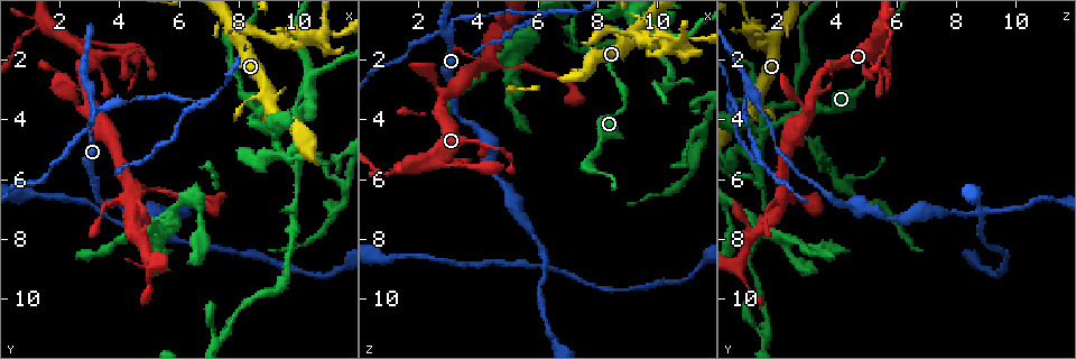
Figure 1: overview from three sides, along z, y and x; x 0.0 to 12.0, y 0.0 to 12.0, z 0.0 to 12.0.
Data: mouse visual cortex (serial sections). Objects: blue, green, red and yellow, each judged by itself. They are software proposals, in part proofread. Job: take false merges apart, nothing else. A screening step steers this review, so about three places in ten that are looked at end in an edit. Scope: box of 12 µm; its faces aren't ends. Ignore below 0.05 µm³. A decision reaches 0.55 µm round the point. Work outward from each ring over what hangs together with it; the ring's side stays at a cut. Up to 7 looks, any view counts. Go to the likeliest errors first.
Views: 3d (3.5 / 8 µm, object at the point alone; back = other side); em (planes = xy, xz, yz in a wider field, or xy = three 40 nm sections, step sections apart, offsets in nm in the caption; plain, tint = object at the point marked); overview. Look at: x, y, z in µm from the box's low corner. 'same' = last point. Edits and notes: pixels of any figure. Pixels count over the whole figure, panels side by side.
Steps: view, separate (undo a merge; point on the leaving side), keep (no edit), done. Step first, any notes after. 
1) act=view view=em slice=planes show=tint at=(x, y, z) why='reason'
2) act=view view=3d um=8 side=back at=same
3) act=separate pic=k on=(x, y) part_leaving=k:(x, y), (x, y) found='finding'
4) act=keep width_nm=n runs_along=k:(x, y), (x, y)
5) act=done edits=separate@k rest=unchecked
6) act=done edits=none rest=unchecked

act=view view=3d um=3.5 side=back at=(4.4, 6.4, 2.2) why='small branch off a trunk'

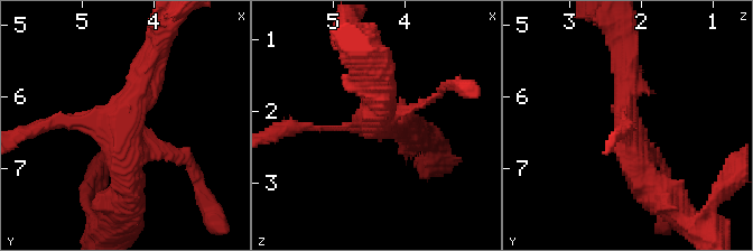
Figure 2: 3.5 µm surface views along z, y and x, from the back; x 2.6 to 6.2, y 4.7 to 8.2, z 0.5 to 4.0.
act=view view=em slice=xy step=3 show=tint at=same

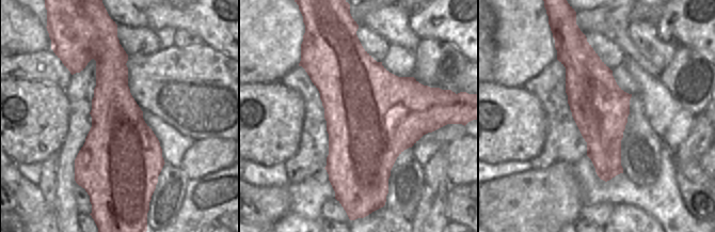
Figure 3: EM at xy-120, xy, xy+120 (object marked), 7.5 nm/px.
act=keep runs_along=2:(629, 61), (625, 139), (657, 194) found='all the same cell'

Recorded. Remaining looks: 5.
act=view view=3d um=3.5 at=(3.0, 3.1, 1.1) why='two arms in line, one across'

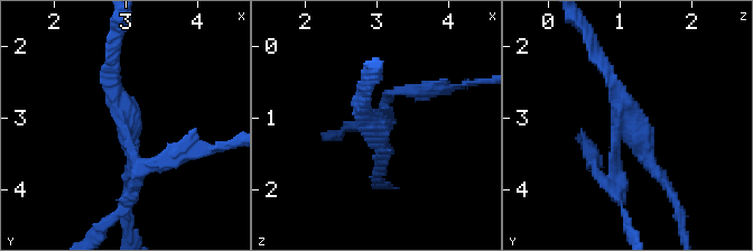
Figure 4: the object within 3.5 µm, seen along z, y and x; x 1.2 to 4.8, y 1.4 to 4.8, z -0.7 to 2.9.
act=view view=em slice=xy step=2 show=tint at=(3.05, 3.20, 1.15) arms=3 arm_widths_nm=150,150,250

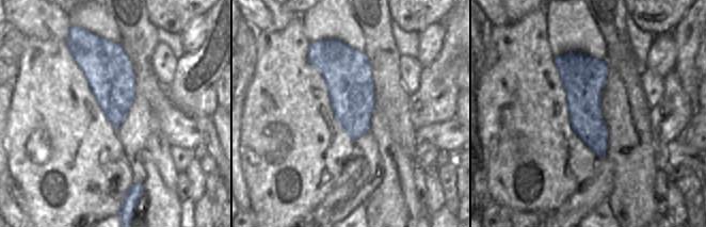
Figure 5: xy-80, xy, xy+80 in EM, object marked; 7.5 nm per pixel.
act=view view=em slice=xy step=5 show=tint at=same why='cut it another way'

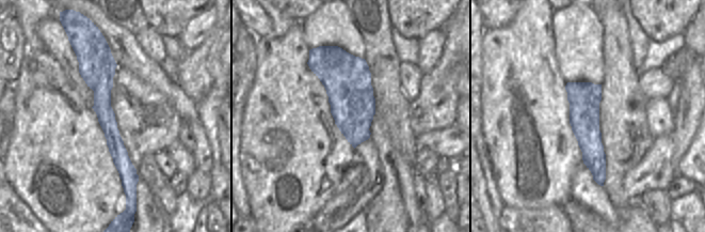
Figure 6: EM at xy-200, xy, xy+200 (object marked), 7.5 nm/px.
act=separate pic=4 on=(384, 100) border=6:(107, 71), (94, 91) found='a second cell is stuck on'

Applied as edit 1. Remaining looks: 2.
act=view view=em slice=xy step=3 show=tint at=(7.9, 1.3, 1.8) why='sharp bend'

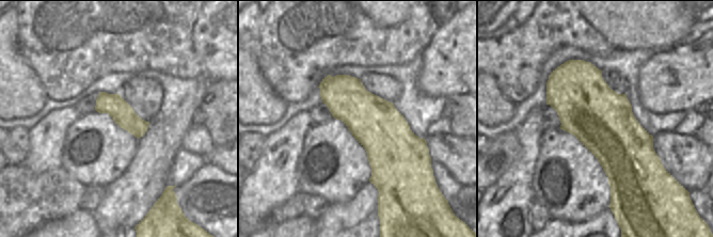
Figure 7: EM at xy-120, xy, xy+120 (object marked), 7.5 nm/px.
act=view view=3d um=3.5 at=same

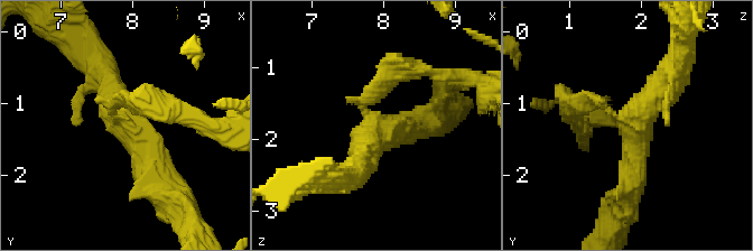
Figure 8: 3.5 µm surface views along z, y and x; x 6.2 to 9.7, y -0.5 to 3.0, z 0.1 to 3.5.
act=separate pic=8 on=(379, 77) width_nm=380 part_leaving=8:(365, 112), (400, 70), (448, 75) found='two cells meet here'

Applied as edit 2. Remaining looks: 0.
act=done edits=separate@4,separate@8 rest=unchecked

